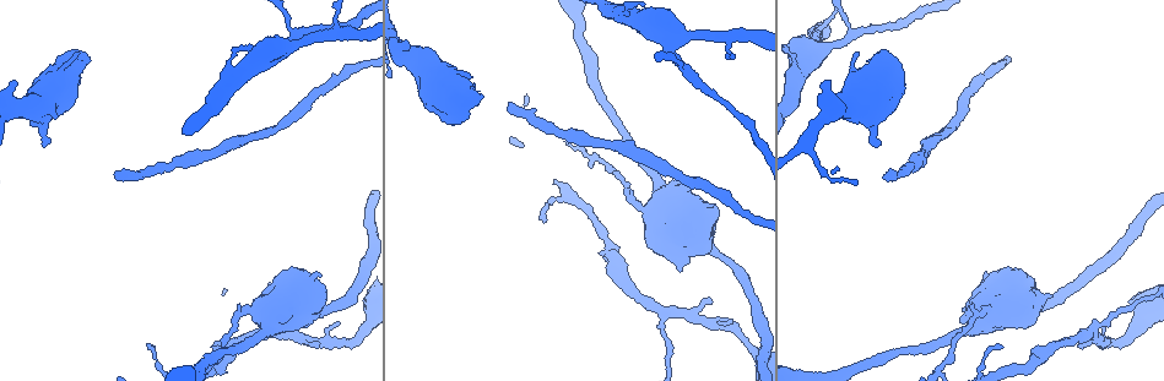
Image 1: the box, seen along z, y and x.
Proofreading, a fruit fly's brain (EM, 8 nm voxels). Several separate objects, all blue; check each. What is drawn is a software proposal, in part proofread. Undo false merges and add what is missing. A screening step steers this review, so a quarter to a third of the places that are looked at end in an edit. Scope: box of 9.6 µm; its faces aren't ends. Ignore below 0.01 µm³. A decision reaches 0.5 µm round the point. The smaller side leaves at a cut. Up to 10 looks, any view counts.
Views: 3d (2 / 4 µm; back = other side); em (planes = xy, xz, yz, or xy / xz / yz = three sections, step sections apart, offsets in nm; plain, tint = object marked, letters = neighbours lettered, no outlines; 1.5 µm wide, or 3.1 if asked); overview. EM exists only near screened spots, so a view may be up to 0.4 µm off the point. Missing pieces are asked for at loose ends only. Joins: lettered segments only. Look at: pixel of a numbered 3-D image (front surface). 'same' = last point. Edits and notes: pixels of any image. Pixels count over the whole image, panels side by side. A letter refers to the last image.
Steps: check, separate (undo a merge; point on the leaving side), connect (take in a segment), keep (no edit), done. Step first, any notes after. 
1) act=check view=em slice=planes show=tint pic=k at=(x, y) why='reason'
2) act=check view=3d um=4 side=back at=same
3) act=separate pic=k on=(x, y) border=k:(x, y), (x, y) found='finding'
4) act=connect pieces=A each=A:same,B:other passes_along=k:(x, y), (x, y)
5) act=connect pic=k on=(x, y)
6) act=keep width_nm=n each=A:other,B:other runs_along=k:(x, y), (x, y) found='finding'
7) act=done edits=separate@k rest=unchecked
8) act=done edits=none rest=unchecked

act=check view=em slice=xy step=8 show=letters pic=1 at=(1085, 345) why='branch stops here'

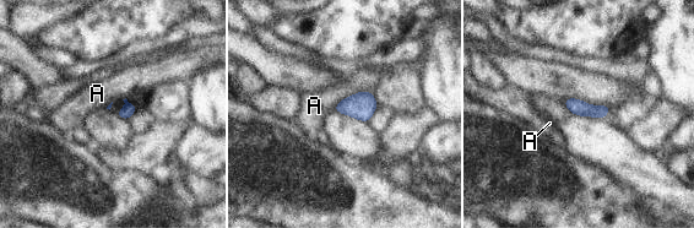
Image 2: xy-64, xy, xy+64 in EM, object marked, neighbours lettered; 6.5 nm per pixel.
act=check view=em slice=planes show=letters at=same

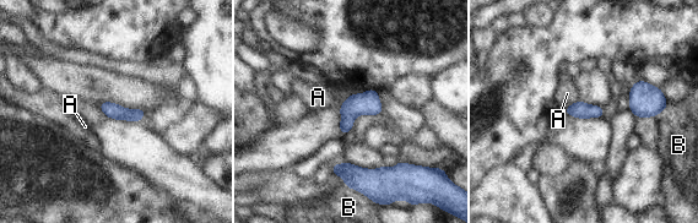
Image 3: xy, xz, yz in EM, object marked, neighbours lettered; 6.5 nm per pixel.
act=keep each=A:other,B:other found='no lettered segment goes on from it'

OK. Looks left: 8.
act=check view=3d um=2 side=back pic=1 at=(114, 177)

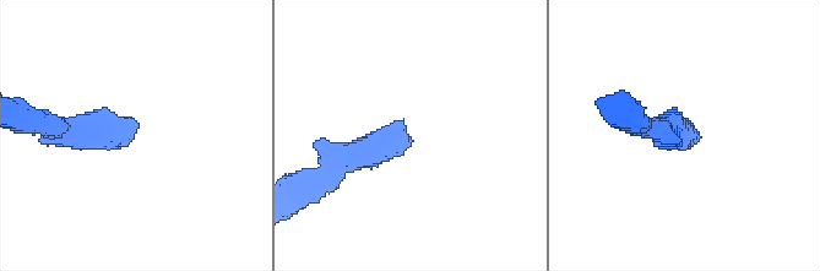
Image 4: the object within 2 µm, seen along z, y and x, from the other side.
act=check view=em slice=xz step=8 show=letters pic=4 at=(133, 137) why='shape alone is not enough'

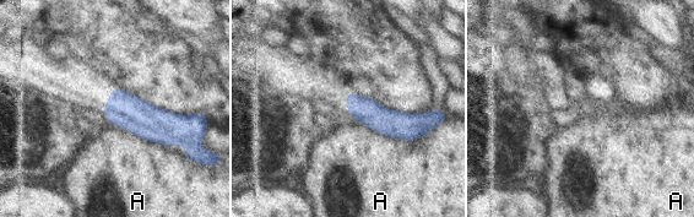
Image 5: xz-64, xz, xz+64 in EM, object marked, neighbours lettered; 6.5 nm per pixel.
act=keep longest_contact=A:380nm each=A:other found='none of them fits'

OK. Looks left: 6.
act=check view=em slice=planes show=letters pic=1 at=(257, 308) why='abrupt turn'

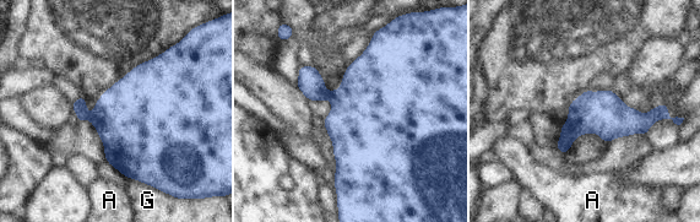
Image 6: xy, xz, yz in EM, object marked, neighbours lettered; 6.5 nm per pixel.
act=separate pic=6 on=(311, 85) each=A:other,G:other border=6:(326, 93), (327, 97) found='two neurons meet here'

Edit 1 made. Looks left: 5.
act=done edits=separate@6 rest=unchecked

